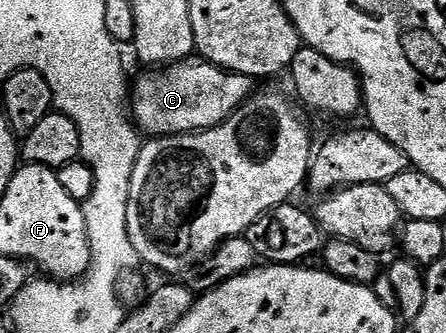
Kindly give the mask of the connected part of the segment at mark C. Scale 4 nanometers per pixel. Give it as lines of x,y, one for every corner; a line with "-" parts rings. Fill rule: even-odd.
186,59
145,71
131,89
131,117
150,138
199,133
223,124
251,96
254,78
229,73
204,59

